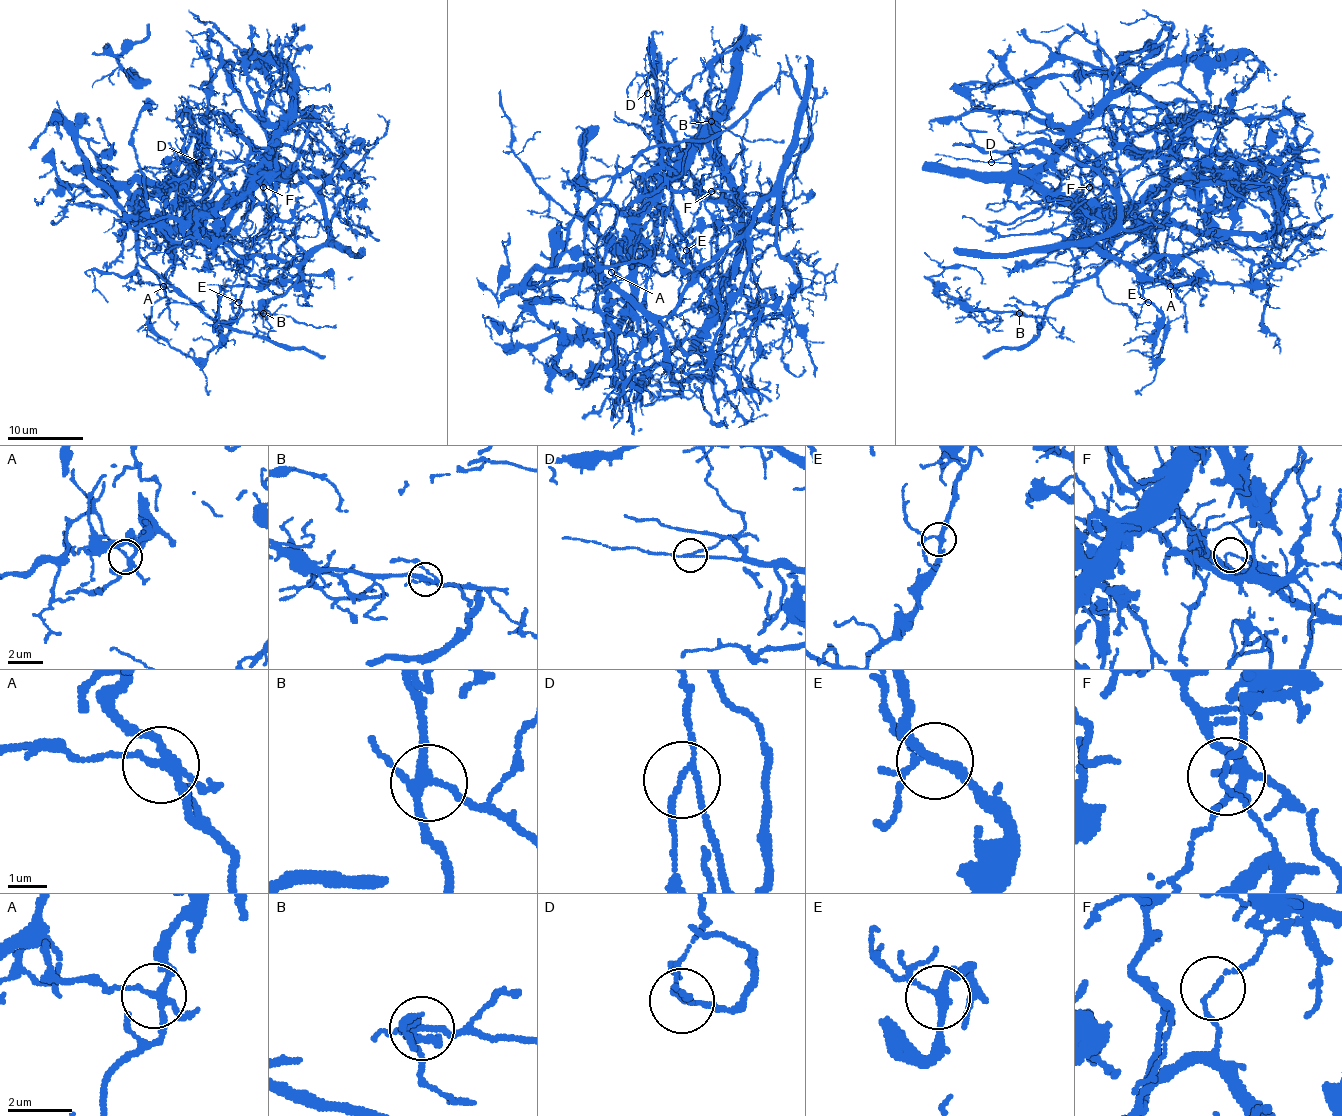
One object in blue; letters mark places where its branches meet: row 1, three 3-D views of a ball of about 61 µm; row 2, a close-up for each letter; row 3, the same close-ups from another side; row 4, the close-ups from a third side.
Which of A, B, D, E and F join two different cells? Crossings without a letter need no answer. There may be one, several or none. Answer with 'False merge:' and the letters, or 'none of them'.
False merge: A, F

